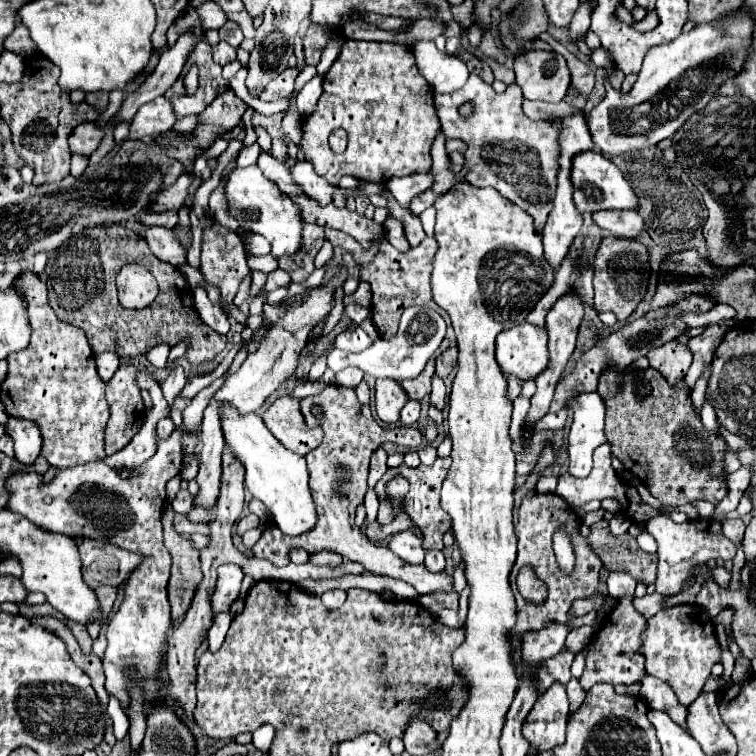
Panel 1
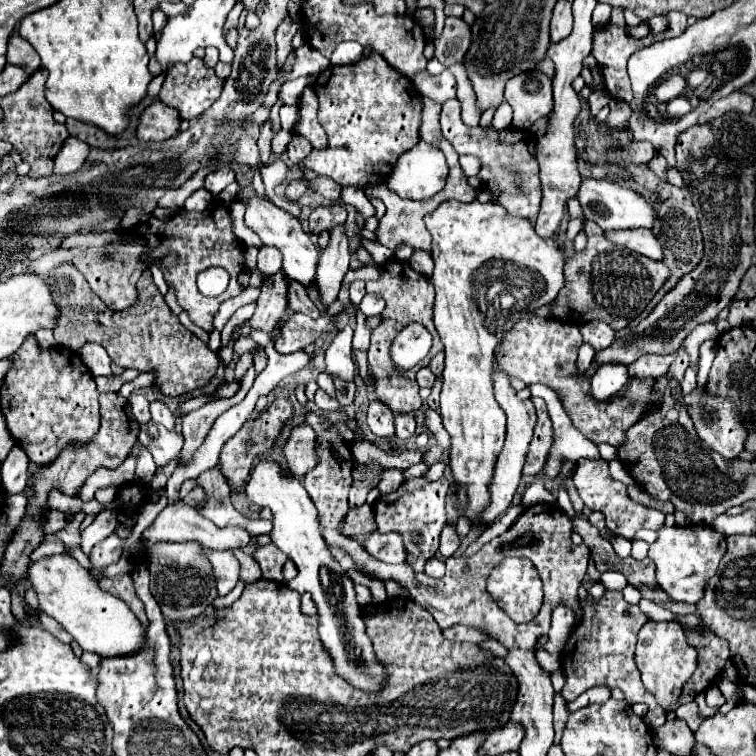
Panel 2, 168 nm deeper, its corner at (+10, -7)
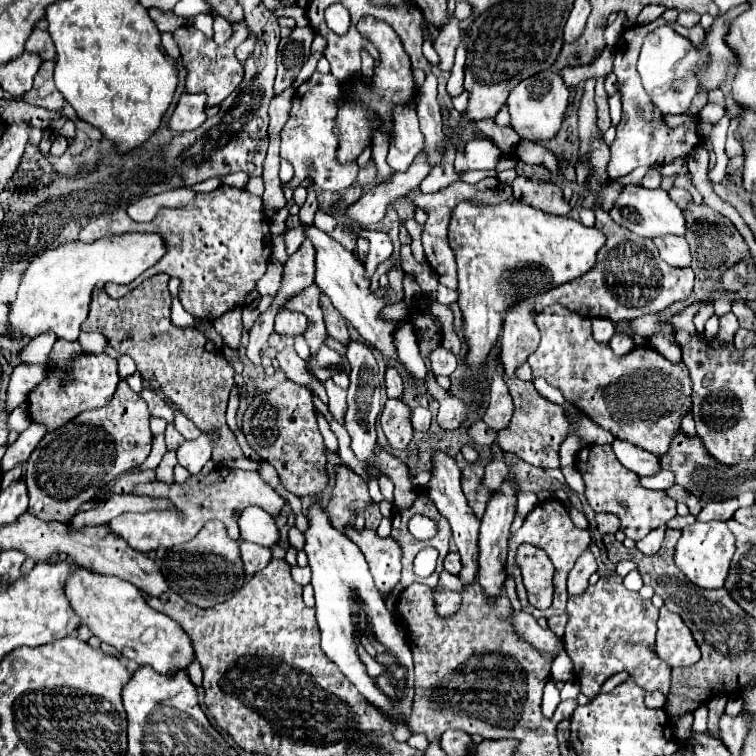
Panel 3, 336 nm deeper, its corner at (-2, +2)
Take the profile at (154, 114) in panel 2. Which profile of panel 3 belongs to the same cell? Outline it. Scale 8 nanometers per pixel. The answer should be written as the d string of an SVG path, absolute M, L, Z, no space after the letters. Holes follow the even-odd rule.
M184 92L174 108L174 114L170 118L170 130L174 134L196 130L206 122L206 94L188 94Z

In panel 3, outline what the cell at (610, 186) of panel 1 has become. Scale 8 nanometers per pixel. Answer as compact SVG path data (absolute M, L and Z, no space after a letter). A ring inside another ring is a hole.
M624 186L616 206L610 210L610 216L620 226L624 226L630 232L644 236L644 238L658 238L658 236L666 236L666 234L684 236L684 232L686 232L684 212L670 200L668 192L664 192L660 188L648 190L648 188L640 188L640 186Z

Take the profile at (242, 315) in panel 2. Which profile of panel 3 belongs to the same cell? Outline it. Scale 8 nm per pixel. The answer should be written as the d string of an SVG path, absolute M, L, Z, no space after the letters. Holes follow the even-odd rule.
M270 258L266 274L258 280L258 286L256 286L256 290L260 292L260 296L266 296L266 294L274 296L274 292L278 292L280 280L282 280L282 268L284 266L276 258Z

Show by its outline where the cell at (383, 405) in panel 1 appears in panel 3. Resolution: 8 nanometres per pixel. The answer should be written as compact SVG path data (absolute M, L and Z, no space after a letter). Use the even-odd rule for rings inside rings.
M386 400L384 410L380 414L380 424L386 434L390 448L406 450L412 440L412 424L410 424L410 408L402 400Z

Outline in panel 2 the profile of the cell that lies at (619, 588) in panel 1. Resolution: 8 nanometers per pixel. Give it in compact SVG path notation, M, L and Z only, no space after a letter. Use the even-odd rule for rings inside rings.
M606 571L600 577L606 591L622 591L626 587L626 577L617 571Z

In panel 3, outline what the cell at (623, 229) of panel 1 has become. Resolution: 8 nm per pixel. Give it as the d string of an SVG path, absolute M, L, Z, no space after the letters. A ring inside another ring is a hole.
M664 236L664 238L654 238L656 248L660 250L660 256L666 264L670 266L690 266L690 246L684 238L680 236Z

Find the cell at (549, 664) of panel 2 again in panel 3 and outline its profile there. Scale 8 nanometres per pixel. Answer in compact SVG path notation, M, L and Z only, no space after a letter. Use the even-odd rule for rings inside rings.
M548 680L546 688L544 688L544 698L542 698L542 714L546 718L552 718L558 704L560 704L560 692L556 688L556 682Z

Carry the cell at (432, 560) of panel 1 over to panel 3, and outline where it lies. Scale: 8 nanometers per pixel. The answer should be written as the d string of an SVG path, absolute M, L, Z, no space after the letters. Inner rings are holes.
M450 552L446 558L444 558L444 570L450 572L450 574L458 574L462 568L460 564L460 556L456 552Z

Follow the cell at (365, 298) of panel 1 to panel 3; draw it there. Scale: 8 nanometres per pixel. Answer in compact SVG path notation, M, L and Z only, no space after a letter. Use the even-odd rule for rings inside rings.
M360 228L356 234L358 234L360 238L366 238L366 240L370 242L370 252L368 252L368 256L366 256L366 274L372 276L374 270L376 270L376 266L378 266L380 262L384 262L384 260L394 252L392 240L390 240L390 236L388 236L386 232L382 232L382 230Z

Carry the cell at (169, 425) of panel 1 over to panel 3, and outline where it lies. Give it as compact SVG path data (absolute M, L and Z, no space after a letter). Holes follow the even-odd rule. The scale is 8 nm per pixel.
M168 426L166 428L166 446L168 446L168 450L178 450L178 446L182 442L184 442L184 436L174 426Z

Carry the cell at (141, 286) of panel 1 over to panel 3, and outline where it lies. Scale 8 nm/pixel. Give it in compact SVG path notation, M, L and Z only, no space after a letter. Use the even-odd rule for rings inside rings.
M226 184L212 192L198 192L184 208L160 208L156 218L146 224L134 222L124 210L114 210L86 224L78 238L82 242L92 242L92 238L98 240L124 232L158 232L168 240L168 254L130 284L106 284L104 288L108 296L120 298L154 274L176 276L182 282L178 298L184 310L202 320L216 320L234 308L244 308L246 296L264 276L272 254L270 224L262 208L262 198Z

